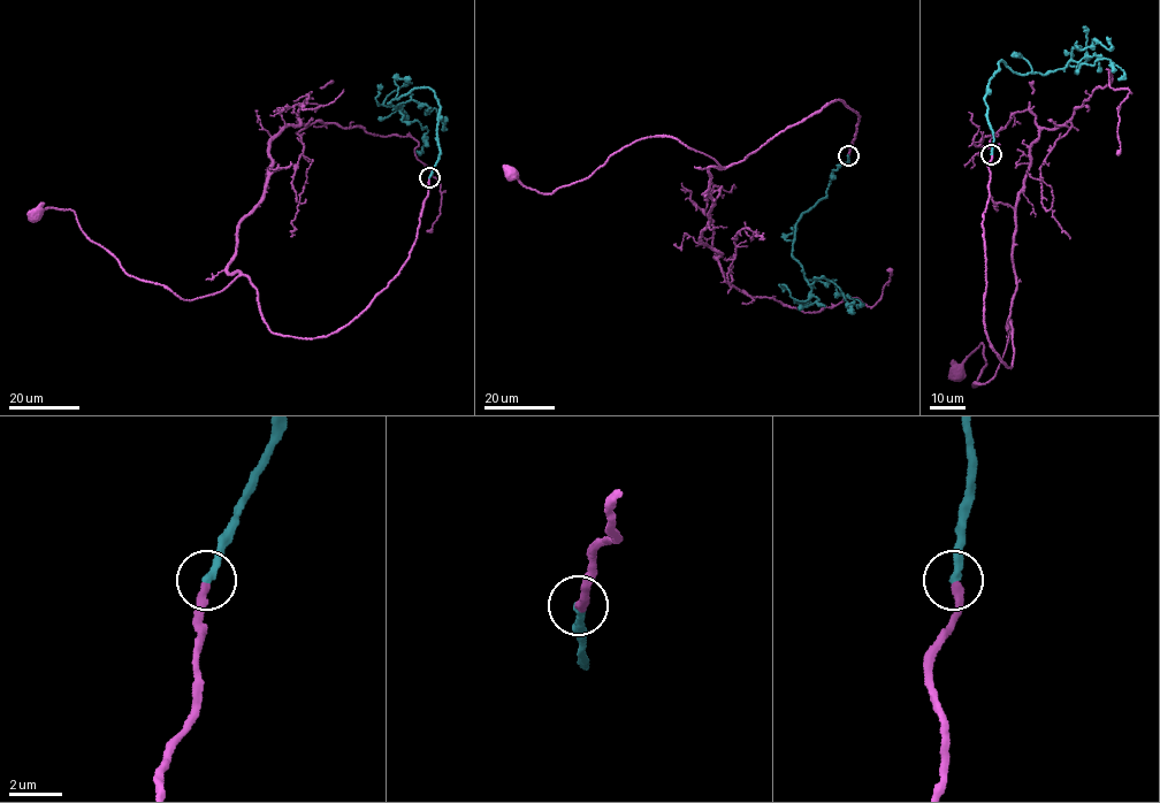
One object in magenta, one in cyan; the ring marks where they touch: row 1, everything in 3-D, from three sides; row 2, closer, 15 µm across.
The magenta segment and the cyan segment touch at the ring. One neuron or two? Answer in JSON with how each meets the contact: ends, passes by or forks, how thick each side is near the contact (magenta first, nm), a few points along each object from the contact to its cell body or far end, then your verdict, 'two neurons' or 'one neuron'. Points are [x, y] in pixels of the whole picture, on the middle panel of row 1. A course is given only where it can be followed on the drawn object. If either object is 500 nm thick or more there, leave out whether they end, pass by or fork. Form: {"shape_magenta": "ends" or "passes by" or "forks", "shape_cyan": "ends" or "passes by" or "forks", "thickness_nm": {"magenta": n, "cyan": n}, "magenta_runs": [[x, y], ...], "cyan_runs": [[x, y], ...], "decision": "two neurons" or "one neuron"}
{"shape_magenta": "ends", "shape_cyan": "ends", "thickness_nm": {"magenta": 320, "cyan": 300}, "magenta_runs": [[848, 155], [860, 116], [839, 99], [726, 167], [676, 139], [650, 136], [552, 192], [526, 188], [510, 175]], "cyan_runs": [[848, 155], [832, 171], [825, 197], [795, 226], [792, 253], [809, 284], [831, 281], [852, 313], [852, 305]], "decision": "one neuron"}

